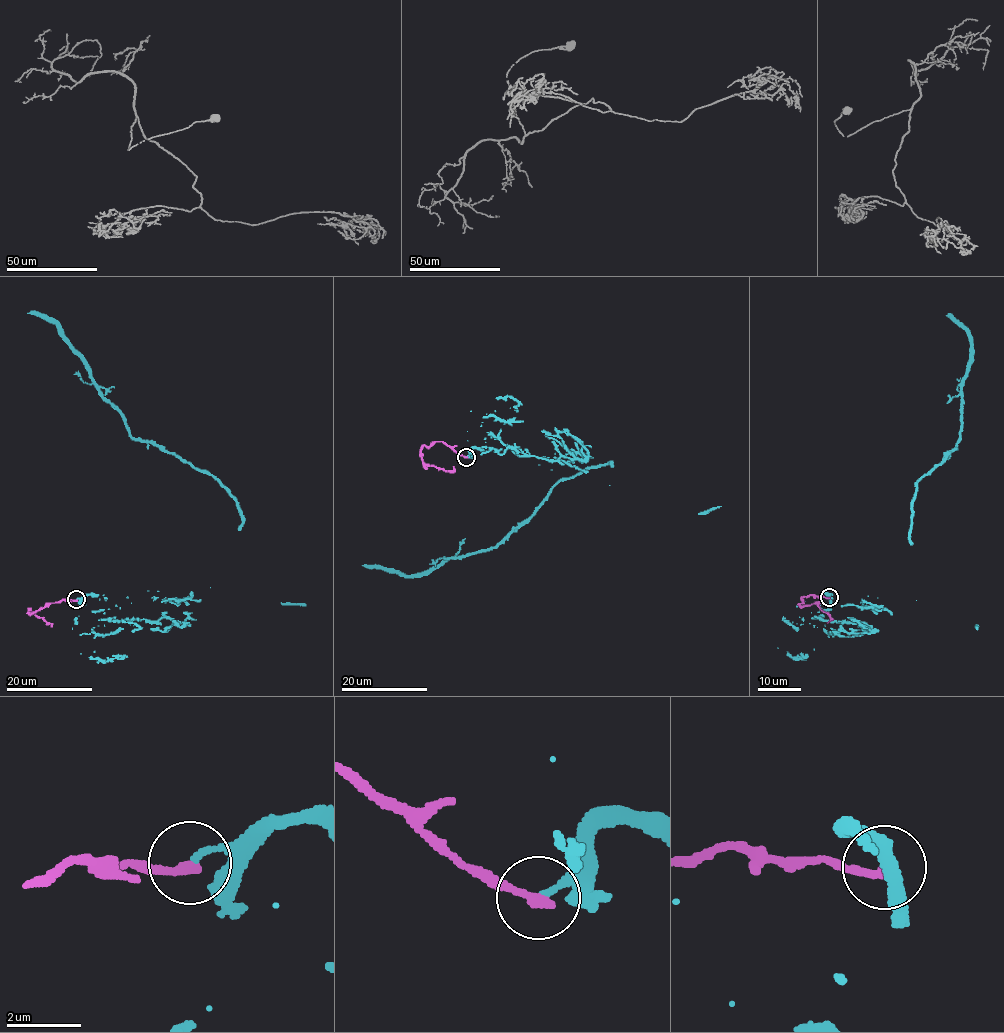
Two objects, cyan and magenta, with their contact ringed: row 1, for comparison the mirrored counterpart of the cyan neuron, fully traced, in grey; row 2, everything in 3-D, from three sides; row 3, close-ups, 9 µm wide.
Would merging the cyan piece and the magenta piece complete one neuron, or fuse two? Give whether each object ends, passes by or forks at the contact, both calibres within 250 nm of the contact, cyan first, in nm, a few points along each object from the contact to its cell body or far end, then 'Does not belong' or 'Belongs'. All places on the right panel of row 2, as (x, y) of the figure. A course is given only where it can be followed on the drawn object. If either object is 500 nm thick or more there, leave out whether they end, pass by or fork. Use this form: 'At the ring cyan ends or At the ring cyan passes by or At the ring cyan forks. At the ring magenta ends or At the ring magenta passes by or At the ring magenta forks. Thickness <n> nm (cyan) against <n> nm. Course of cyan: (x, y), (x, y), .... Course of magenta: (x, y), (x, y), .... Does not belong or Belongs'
At the ring cyan ends. At the ring magenta ends. Thickness 160 nm (cyan) against 280 nm. Course of cyan: (829, 597), (818, 617), (865, 626), (843, 605), (881, 609), (916, 486), (959, 437), (971, 353), (946, 315). Course of magenta: (829, 597), (801, 596), (803, 601), (799, 603), (801, 606), (817, 605), (829, 614), (831, 619), (827, 622). Belongs

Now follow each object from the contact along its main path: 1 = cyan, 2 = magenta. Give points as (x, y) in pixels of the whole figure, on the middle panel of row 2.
1: (466, 456), (492, 436), (558, 460), (547, 436), (612, 462), (562, 480), (494, 547), (421, 574), (362, 565)
2: (466, 456), (441, 441), (432, 441), (420, 450), (426, 464), (445, 470), (452, 470), (453, 466)

